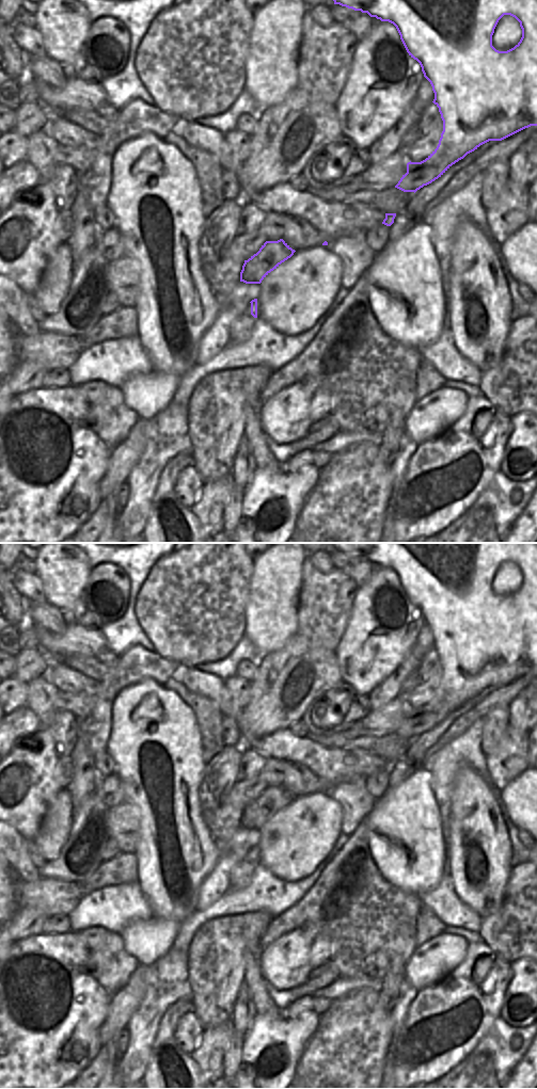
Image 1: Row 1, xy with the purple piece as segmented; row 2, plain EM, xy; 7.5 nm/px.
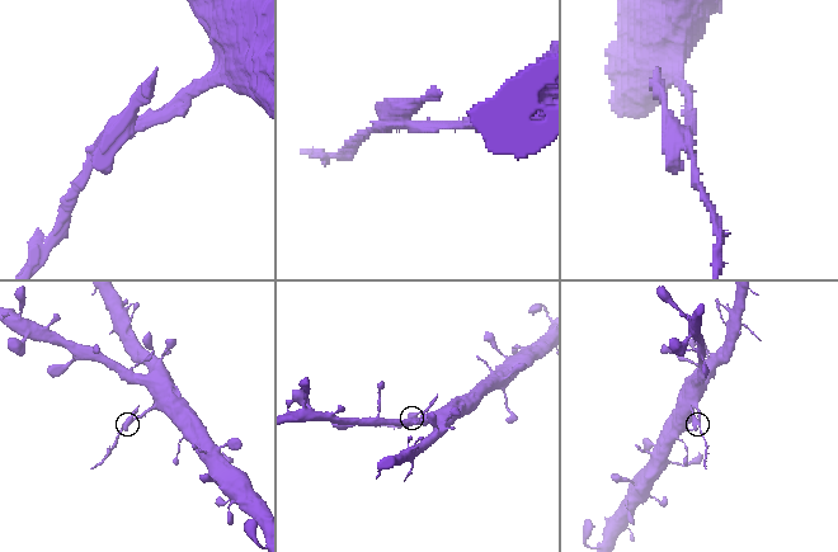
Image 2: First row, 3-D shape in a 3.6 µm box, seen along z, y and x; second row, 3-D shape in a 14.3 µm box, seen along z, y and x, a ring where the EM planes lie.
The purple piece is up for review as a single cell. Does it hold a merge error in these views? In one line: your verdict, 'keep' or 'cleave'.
cleave

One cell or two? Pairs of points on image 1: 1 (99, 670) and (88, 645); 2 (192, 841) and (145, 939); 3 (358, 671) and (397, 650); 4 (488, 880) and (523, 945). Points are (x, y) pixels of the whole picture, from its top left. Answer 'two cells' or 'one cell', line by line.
1: two cells
2: two cells
3: one cell
4: two cells

